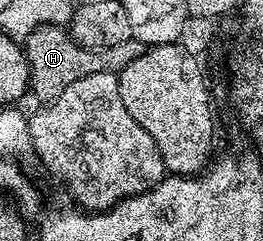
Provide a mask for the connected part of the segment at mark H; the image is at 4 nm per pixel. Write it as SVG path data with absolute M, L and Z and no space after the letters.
M44 24L31 35L24 37L23 47L29 63L29 92L38 96L38 101L54 100L71 82L79 82L79 78L87 78L87 74L103 74L115 72L120 74L130 62L135 62L139 54L143 54L147 45L130 38L127 42L118 42L116 46L106 48L88 48L75 42L72 35L62 25Z

